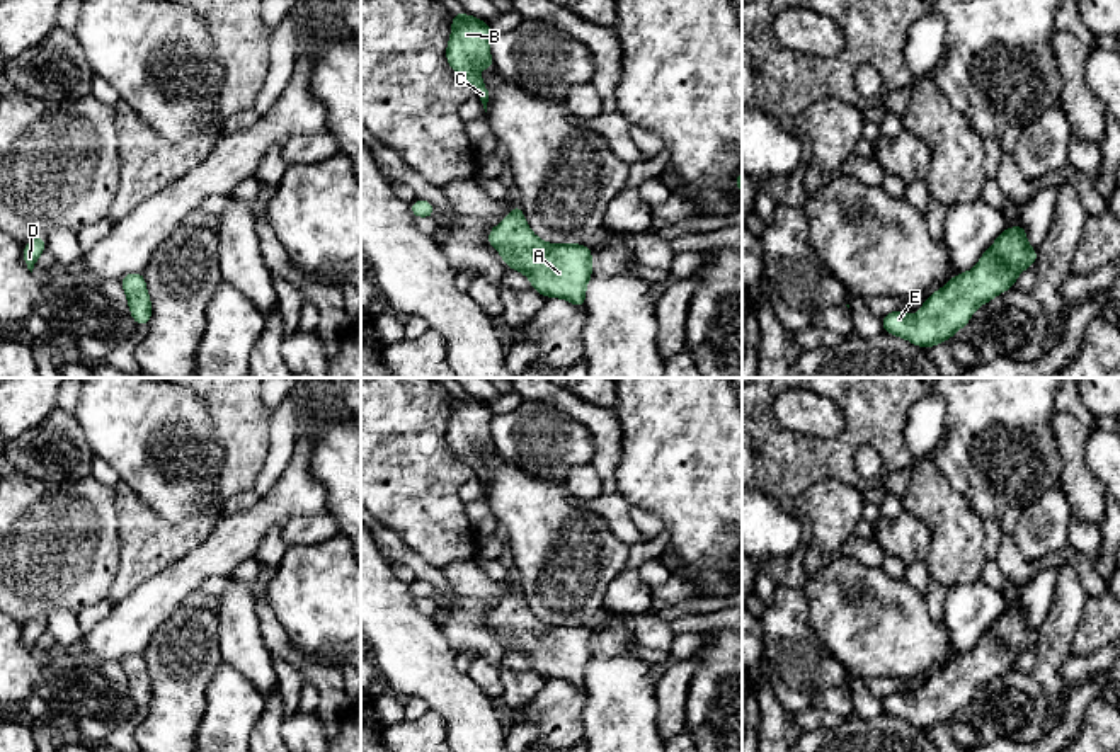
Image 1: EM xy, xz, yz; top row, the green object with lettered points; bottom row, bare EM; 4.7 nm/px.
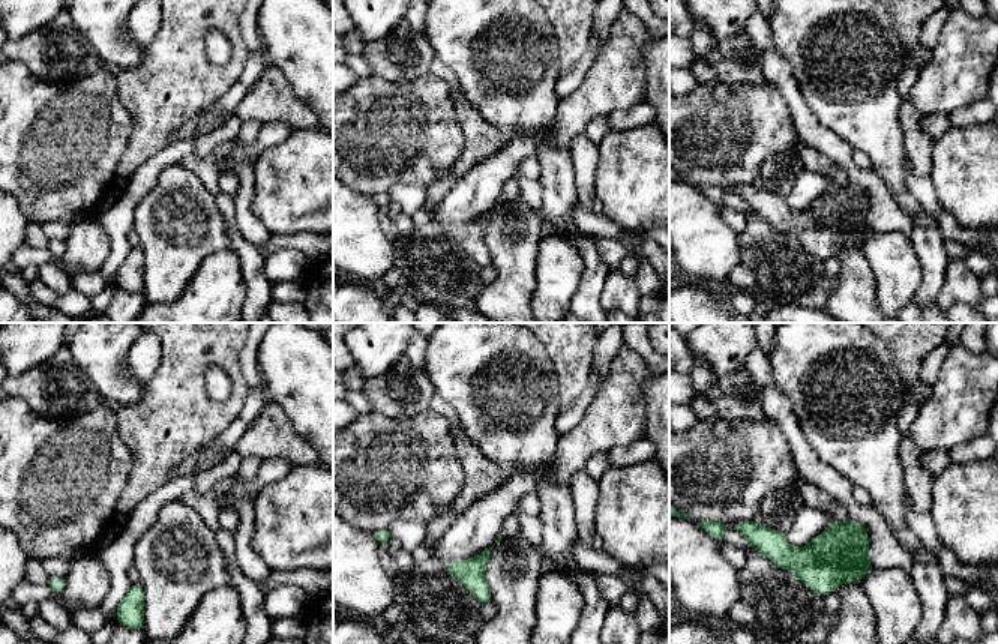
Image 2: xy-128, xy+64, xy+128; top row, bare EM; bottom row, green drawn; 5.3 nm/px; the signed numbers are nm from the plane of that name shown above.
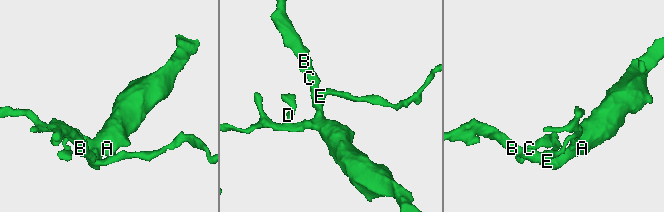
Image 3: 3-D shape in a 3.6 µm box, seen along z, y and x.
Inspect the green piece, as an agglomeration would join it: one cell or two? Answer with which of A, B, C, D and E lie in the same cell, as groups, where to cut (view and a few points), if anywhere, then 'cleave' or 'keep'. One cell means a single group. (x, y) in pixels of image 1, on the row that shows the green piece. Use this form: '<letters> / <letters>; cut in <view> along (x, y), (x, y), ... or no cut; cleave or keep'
A B C D E; no cut; keep

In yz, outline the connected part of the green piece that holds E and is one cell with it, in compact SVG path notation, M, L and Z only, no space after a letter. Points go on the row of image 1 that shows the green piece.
M1018 221L1014 228L1008 228L982 254L975 267L951 277L940 291L933 291L917 310L916 316L902 310L883 315L883 332L902 337L921 349L938 345L951 339L960 328L967 327L972 313L989 303L997 294L1014 286L1018 276L1037 262L1038 250L1028 245L1026 231Z

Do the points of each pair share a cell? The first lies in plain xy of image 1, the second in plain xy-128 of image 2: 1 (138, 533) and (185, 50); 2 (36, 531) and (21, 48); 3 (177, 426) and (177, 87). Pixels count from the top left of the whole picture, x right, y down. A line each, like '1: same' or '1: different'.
1: same
2: different
3: different

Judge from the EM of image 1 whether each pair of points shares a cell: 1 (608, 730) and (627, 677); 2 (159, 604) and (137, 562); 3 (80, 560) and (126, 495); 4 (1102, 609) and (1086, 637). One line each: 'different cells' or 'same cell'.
1: same cell
2: different cells
3: different cells
4: same cell

